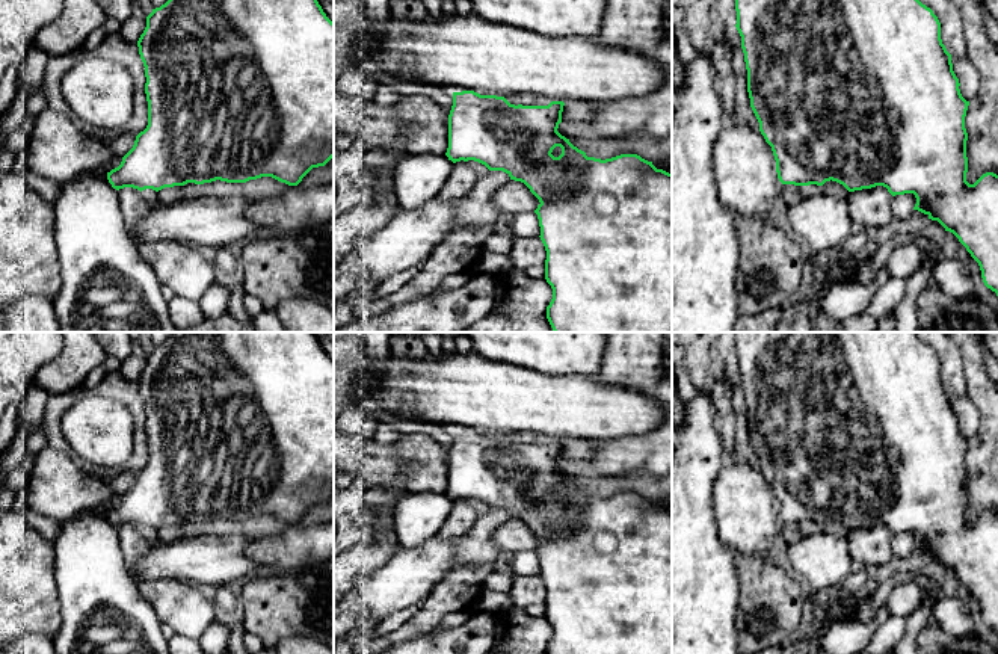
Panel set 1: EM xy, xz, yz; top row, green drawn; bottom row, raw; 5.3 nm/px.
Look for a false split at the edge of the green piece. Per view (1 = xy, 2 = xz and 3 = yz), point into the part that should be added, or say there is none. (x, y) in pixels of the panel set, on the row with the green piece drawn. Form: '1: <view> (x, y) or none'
1: none
2: none
3: none

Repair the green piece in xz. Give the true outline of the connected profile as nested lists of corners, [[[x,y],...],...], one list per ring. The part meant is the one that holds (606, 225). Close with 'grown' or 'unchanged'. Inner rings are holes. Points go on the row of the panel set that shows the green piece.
[[[474,91],[453,92],[453,106],[448,115],[448,148],[445,156],[453,163],[474,160],[489,171],[503,171],[510,180],[524,183],[539,199],[534,210],[541,227],[541,240],[547,251],[545,279],[553,288],[553,299],[547,307],[547,319],[554,332],[672,332],[672,174],[657,169],[652,162],[637,154],[621,154],[611,159],[587,157],[574,147],[557,128],[562,122],[563,101],[548,106],[510,104],[504,97],[480,95]]]; unchanged

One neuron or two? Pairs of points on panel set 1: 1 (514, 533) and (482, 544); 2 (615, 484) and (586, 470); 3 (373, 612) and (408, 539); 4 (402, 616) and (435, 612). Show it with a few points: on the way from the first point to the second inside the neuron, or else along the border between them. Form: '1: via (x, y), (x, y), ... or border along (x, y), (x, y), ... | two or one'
1: border along (511, 518), (492, 535), (492, 542), (498, 550) | two
2: via (607, 484), (600, 484), (594, 478) | one
3: border along (435, 533), (415, 546), (400, 547) | two
4: border along (425, 600), (411, 616), (382, 635) | two

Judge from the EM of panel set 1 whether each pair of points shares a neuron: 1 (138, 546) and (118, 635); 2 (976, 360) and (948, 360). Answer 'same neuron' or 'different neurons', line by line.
1: different neurons
2: different neurons

